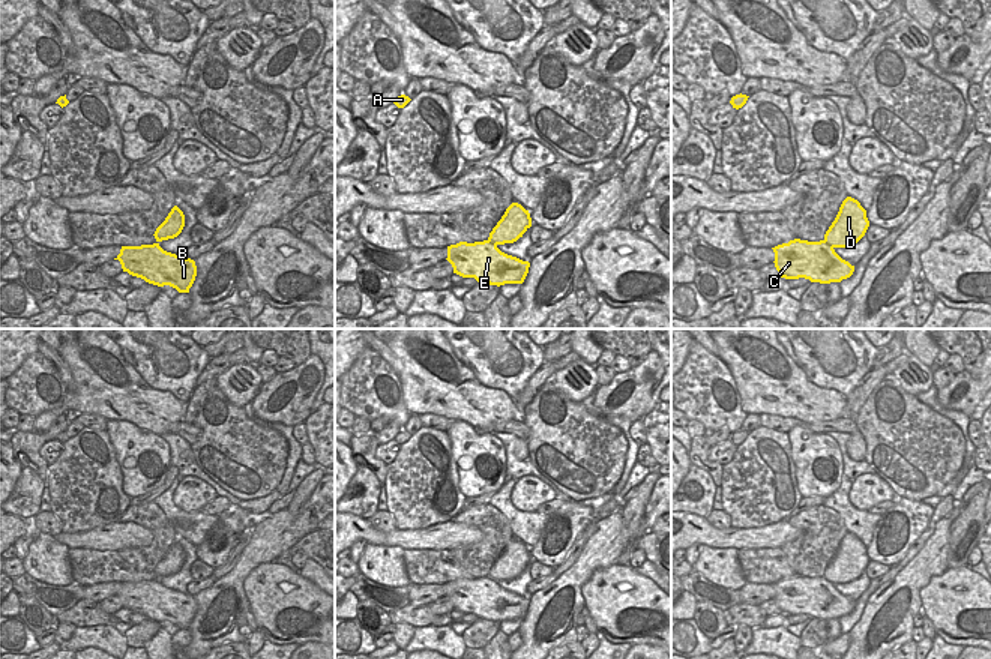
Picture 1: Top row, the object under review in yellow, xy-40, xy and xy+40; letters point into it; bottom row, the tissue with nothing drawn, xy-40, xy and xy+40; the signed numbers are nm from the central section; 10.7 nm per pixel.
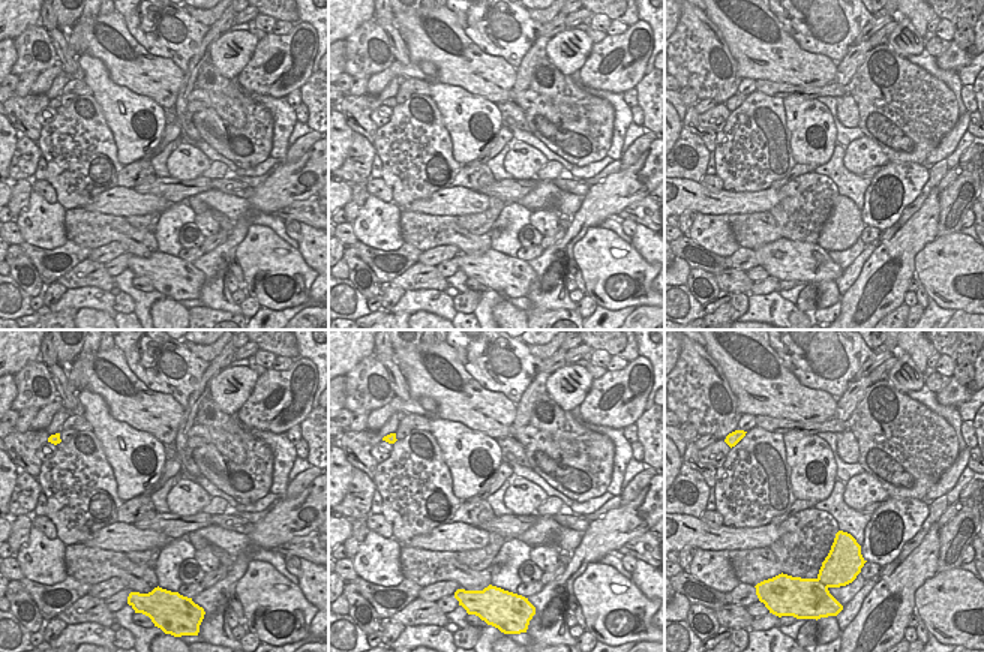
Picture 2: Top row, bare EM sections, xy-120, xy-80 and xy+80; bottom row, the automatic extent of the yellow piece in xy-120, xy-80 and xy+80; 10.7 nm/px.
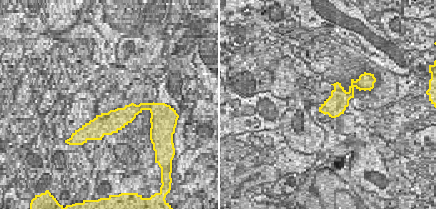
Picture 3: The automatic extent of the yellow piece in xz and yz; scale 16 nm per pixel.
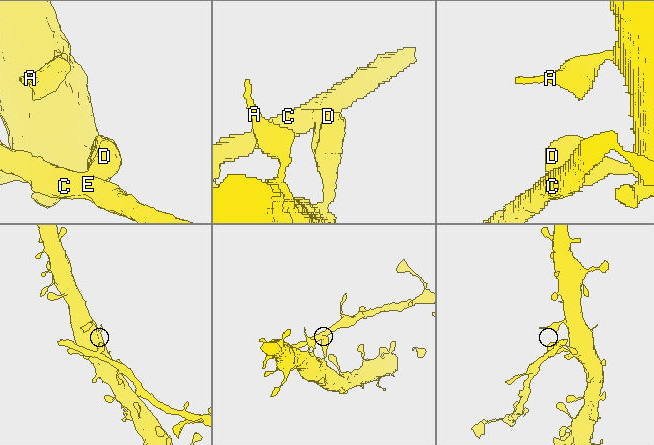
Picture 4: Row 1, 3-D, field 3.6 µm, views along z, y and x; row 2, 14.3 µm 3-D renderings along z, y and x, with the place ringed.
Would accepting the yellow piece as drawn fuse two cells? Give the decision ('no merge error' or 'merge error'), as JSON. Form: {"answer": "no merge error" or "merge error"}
{"answer": "merge error"}

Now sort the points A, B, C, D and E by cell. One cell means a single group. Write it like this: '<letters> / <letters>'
A D / B C E

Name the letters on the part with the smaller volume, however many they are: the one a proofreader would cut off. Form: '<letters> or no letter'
B, C, E

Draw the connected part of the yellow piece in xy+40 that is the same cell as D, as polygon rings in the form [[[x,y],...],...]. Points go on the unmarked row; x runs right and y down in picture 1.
[[[847,533],[839,548],[824,570],[824,578],[832,584],[847,584],[857,579],[866,569],[869,557],[860,539]]]

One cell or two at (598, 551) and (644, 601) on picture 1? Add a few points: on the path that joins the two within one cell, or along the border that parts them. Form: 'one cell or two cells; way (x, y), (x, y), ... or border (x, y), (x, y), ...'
two cells; border (614, 563), (598, 568), (583, 586)

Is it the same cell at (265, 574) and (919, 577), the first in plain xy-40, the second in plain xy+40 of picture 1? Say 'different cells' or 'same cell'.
different cells

